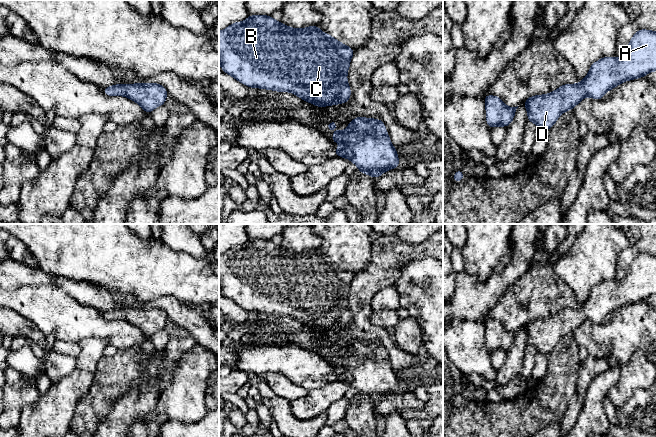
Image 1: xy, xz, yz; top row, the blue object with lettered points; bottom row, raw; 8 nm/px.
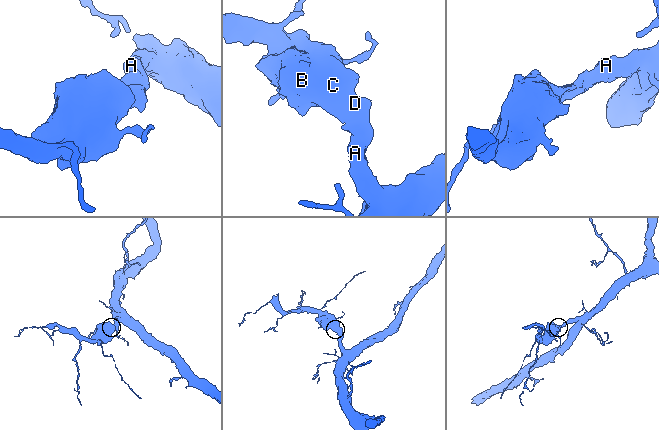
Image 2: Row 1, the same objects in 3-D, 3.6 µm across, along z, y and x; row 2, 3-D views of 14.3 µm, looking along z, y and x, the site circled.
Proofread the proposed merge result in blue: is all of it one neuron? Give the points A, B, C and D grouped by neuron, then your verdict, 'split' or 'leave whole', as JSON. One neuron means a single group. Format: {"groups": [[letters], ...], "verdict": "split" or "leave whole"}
{"groups": [["A", "B", "C", "D"]], "verdict": "leave whole"}

